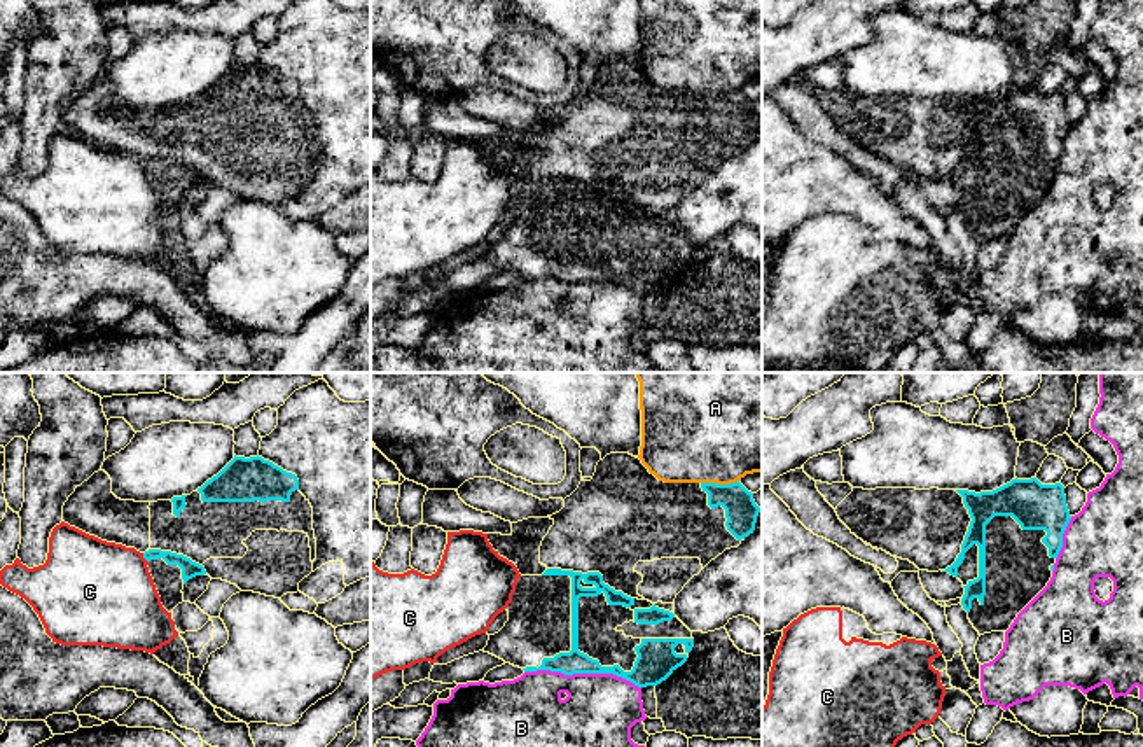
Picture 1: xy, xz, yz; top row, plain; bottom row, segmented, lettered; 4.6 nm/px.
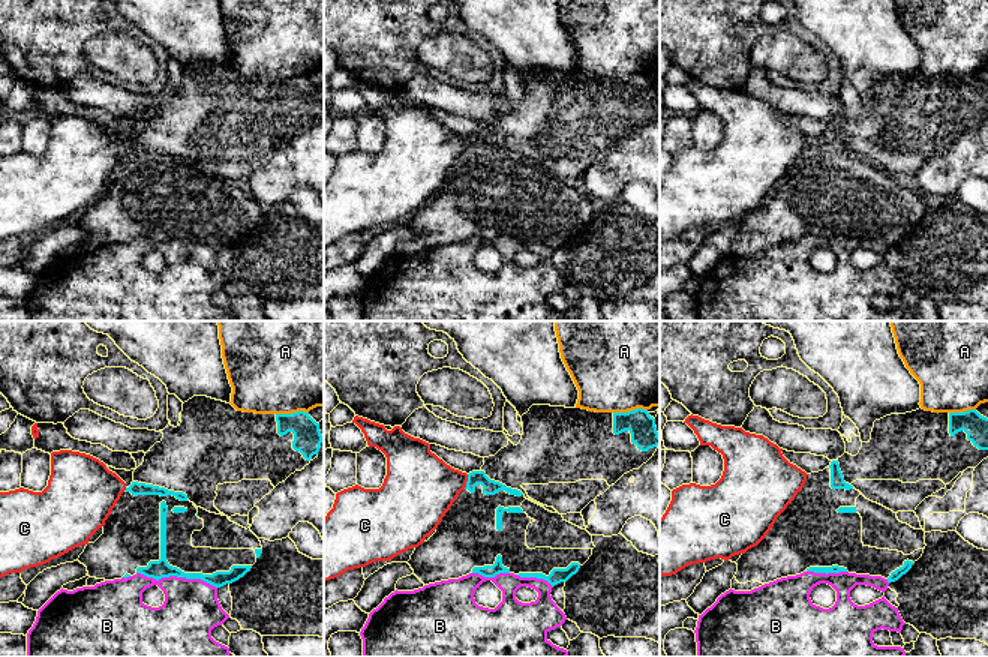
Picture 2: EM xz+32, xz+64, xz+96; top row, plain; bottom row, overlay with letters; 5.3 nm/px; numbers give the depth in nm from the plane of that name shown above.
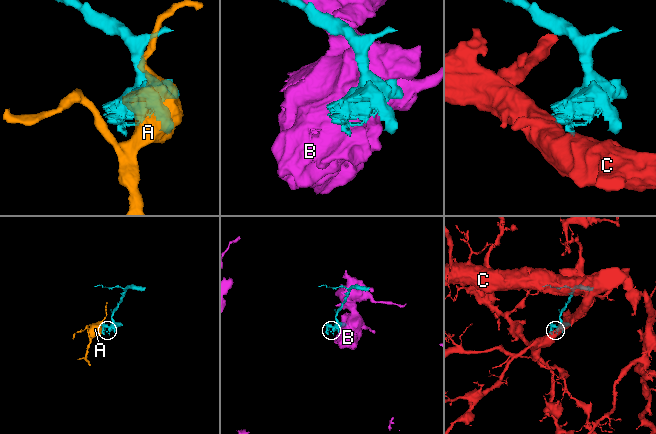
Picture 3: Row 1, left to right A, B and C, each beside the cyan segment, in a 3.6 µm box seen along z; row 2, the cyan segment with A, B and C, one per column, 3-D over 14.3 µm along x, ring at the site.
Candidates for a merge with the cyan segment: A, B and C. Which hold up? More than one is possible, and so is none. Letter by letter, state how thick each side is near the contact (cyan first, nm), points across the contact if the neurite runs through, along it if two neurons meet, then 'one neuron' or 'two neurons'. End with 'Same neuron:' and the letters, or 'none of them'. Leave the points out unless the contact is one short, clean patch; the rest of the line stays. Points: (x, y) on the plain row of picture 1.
A: 150 nm thick on the cyan side, 420 nm on the other; two neurons
B: 110 nm thick on the cyan side, 360 nm on the other; two neurons
C: 80 nm thick on the cyan side, 460 nm on the other; border along xy (142, 161), (147, 170); two neurons
Same neuron: none of them

